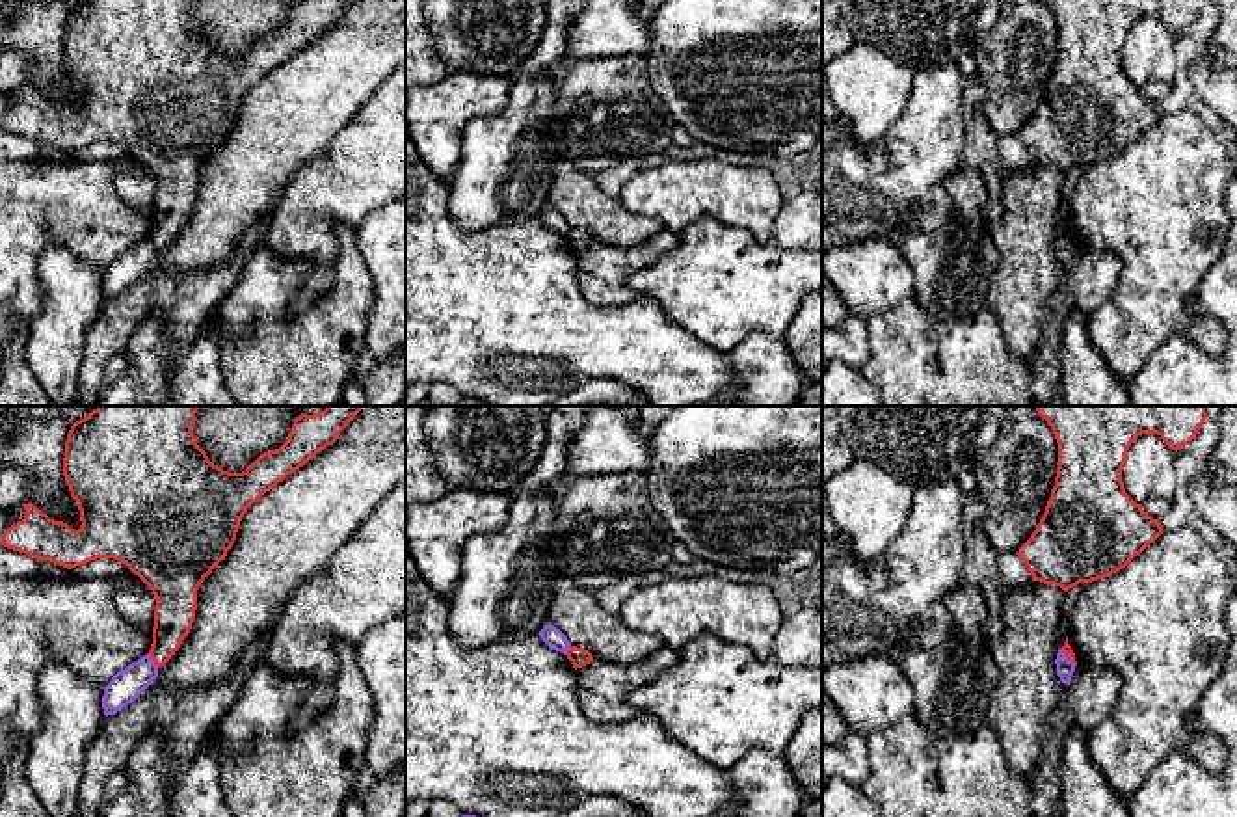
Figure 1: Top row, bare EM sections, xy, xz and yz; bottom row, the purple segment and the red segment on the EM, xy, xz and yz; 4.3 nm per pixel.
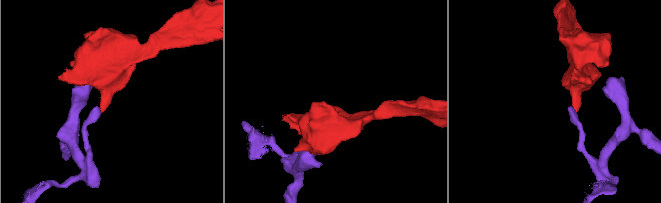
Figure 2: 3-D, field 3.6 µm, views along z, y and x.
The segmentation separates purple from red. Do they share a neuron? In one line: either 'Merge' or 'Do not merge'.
Do not merge

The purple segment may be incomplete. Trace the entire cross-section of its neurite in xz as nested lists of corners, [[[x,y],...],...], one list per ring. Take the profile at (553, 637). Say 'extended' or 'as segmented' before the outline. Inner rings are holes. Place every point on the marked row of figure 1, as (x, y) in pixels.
as segmented | [[[545,625],[539,631],[539,636],[549,648],[552,648],[564,655],[567,653],[569,646],[571,646],[567,636],[560,629],[556,629],[554,625]]]

